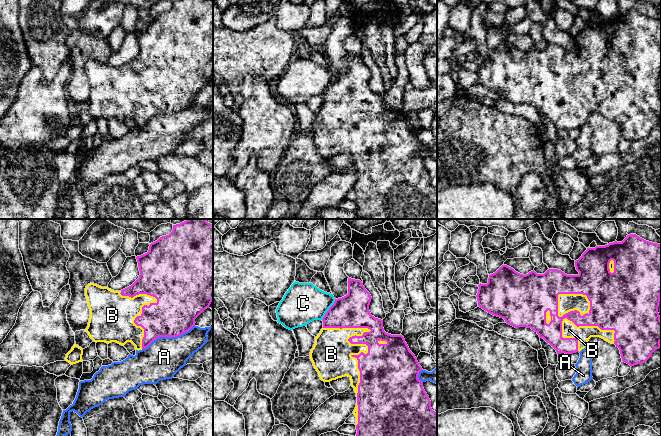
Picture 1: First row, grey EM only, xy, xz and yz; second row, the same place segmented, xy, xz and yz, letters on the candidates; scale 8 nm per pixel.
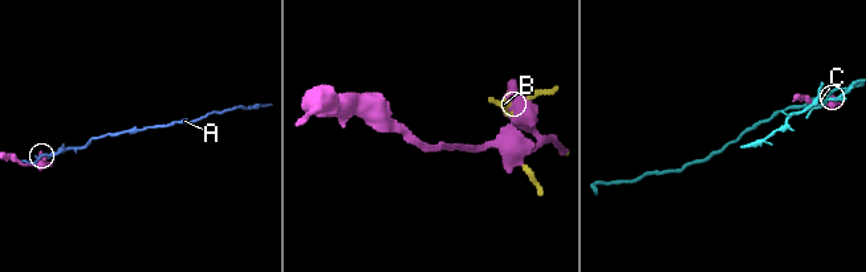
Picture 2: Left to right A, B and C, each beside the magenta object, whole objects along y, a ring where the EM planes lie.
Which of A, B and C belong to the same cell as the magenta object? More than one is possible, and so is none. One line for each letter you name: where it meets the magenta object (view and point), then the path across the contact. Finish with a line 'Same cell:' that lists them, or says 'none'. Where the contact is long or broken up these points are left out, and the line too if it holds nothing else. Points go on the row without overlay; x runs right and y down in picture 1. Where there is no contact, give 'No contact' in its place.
B: Touches magenta at xz (352, 119)
Same cell: B

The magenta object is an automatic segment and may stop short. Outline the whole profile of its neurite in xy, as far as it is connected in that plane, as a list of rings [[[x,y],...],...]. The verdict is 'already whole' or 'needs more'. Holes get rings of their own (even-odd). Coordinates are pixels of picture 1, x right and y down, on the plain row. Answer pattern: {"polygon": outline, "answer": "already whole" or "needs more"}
{"polygon": [[[176,0],[169,11],[149,22],[147,29],[136,33],[139,54],[129,63],[114,67],[90,59],[85,72],[90,85],[86,108],[94,118],[116,118],[124,122],[131,118],[135,126],[147,124],[159,113],[177,113],[195,102],[195,95],[213,76],[213,0]]], "answer": "needs more"}

